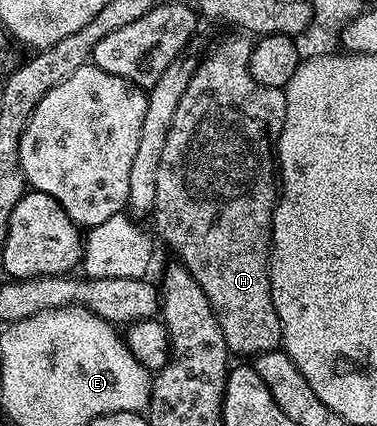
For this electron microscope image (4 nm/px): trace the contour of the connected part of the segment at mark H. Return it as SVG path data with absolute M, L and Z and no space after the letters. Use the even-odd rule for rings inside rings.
M236 34L220 40L216 49L205 60L197 63L194 74L178 102L178 110L174 110L174 122L170 122L170 130L166 134L166 146L162 149L162 162L158 162L158 194L156 195L155 235L168 243L175 259L184 265L184 269L192 275L194 282L202 286L202 294L210 298L210 306L218 318L218 326L222 326L222 334L226 338L229 353L240 355L240 358L255 358L264 352L274 352L281 347L280 323L278 310L274 310L274 302L270 294L270 274L268 260L272 257L272 212L276 209L278 199L278 176L274 171L274 145L280 138L280 131L286 122L286 98L283 88L271 88L254 82L254 74L250 74L250 54L253 41L247 35Z

